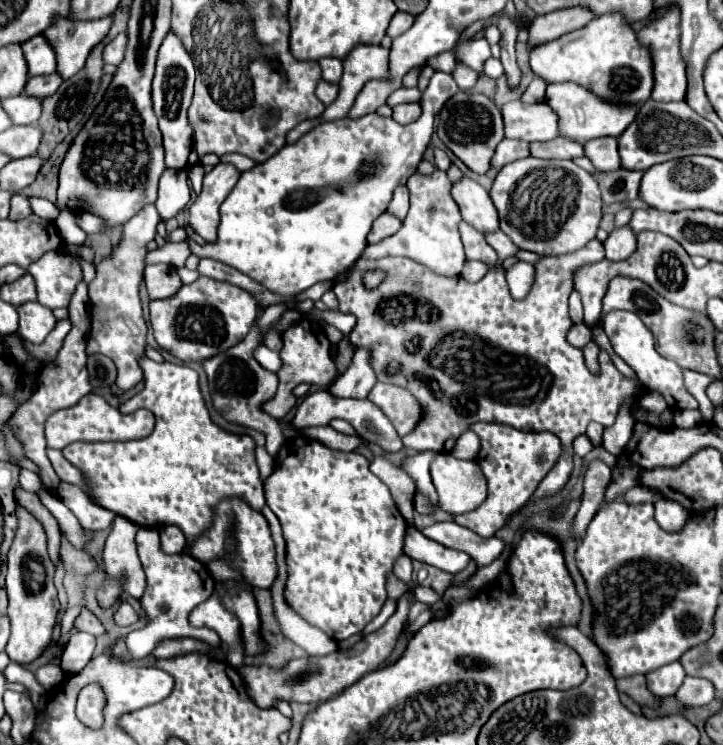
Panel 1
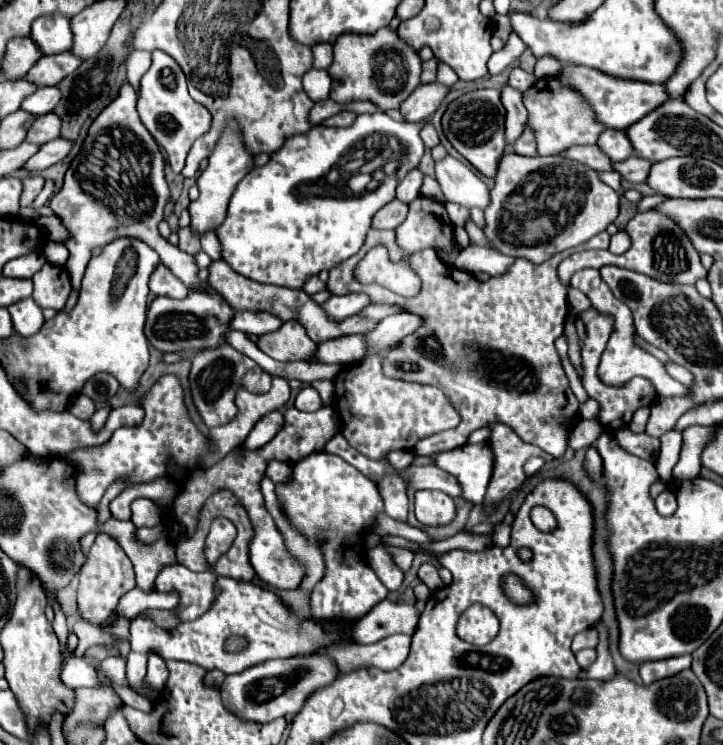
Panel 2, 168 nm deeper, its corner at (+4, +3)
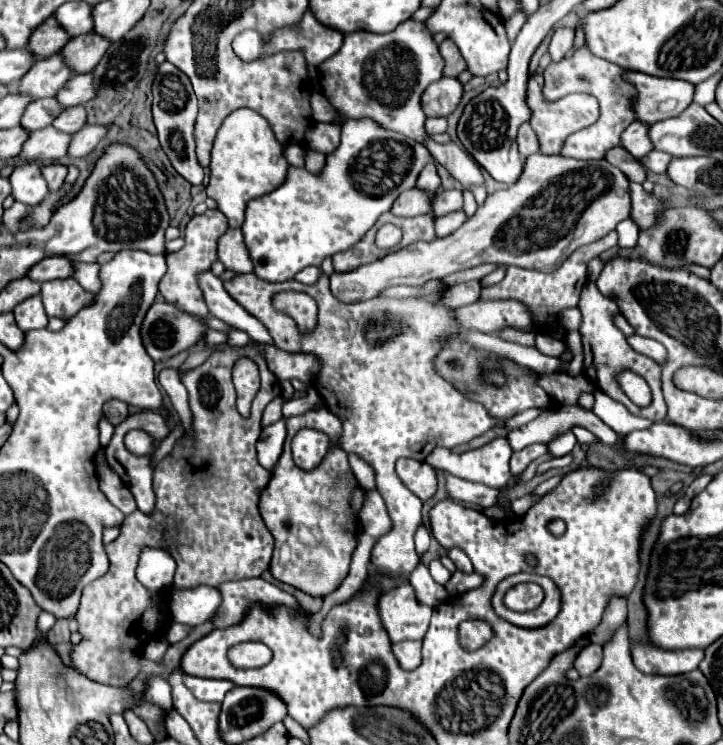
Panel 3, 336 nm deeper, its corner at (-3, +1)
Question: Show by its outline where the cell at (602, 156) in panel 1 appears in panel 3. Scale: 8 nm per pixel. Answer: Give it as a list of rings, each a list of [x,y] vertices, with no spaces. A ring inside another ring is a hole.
[[[634,121],[630,127],[624,129],[620,137],[620,145],[636,159],[642,159],[646,153],[652,151],[652,143],[648,139],[648,125]]]

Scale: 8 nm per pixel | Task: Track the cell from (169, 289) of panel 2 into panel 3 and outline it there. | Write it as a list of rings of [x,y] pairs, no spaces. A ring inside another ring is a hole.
[[[208,209],[206,213],[194,215],[188,221],[184,231],[185,245],[180,251],[168,255],[168,271],[160,281],[160,293],[164,295],[164,299],[168,303],[176,305],[178,309],[182,309],[186,313],[208,315],[202,291],[196,285],[196,275],[204,269],[210,269],[210,265],[216,261],[216,241],[226,229],[228,229],[228,221],[218,209]]]

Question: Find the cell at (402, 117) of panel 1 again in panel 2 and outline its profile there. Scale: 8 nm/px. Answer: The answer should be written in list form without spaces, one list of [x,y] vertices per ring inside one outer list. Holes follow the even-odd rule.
[[[435,81],[435,83],[421,83],[403,103],[401,103],[401,113],[407,121],[417,123],[423,121],[427,117],[431,117],[441,101],[445,99],[445,95],[449,93],[449,87]]]

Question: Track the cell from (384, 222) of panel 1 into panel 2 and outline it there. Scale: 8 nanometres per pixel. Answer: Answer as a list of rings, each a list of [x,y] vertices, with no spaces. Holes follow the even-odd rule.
[[[393,199],[375,213],[373,227],[375,229],[397,229],[405,221],[407,211],[409,211],[407,203],[399,201],[399,199]]]

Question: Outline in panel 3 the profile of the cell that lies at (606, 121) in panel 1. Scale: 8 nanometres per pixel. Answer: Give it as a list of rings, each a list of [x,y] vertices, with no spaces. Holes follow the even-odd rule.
[[[628,71],[628,83],[638,91],[638,97],[632,99],[632,111],[636,111],[638,121],[648,125],[680,115],[692,103],[694,95],[694,85],[680,79],[662,79]]]

